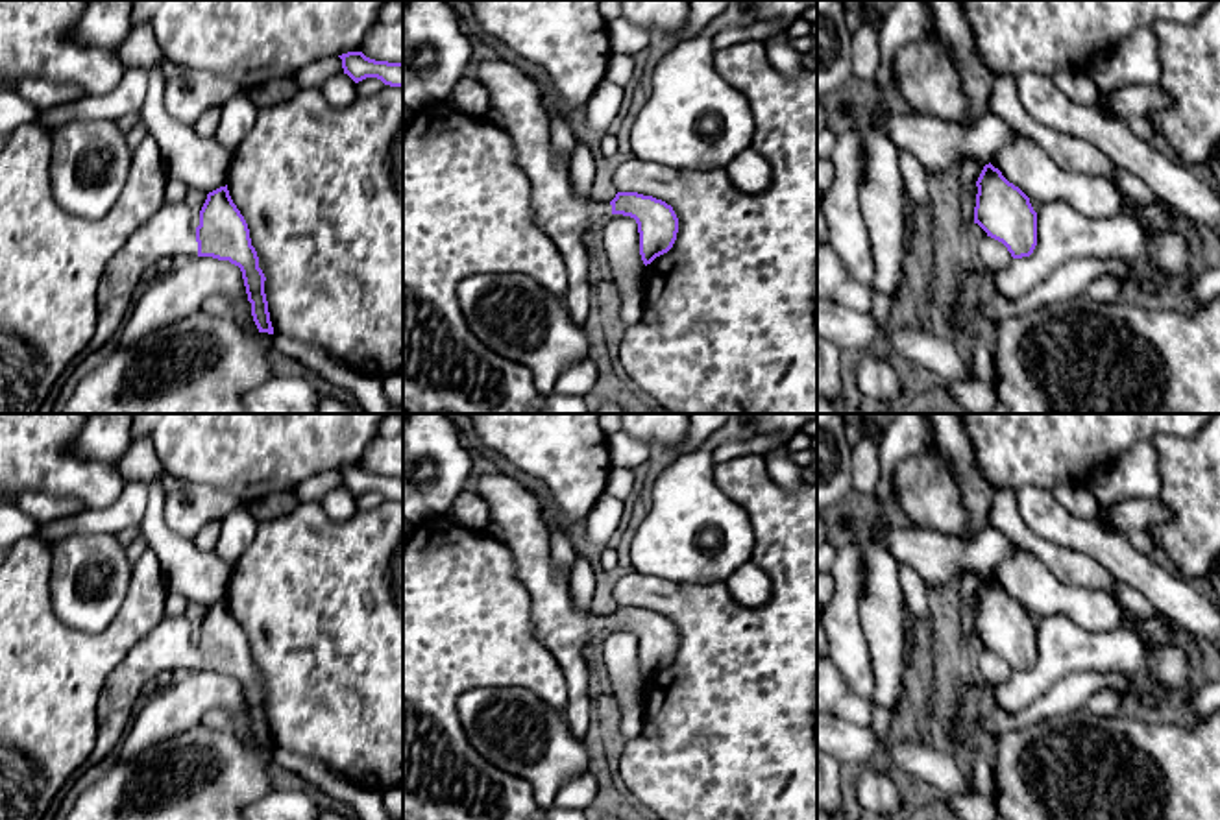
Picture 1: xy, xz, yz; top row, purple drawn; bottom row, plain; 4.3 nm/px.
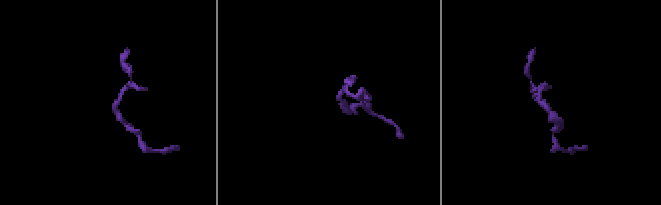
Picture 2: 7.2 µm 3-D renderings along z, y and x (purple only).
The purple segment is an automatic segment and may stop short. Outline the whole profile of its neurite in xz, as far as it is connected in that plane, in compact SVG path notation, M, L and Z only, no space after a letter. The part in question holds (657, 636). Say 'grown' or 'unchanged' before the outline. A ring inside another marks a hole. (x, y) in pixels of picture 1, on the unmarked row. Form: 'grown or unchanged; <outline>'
grown; M501 473L482 475L477 493L488 506L490 523L501 528L501 541L514 554L518 578L531 597L532 632L549 648L566 678L567 726L584 741L593 730L584 646L612 628L634 632L640 669L647 680L673 661L678 632L665 615L638 606L617 606L610 617L579 609L569 593L569 576L553 571L545 504Z

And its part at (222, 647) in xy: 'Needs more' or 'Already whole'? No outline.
Needs more

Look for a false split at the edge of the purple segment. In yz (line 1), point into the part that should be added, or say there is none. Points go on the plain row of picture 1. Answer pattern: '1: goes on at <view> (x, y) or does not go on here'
1: does not go on here

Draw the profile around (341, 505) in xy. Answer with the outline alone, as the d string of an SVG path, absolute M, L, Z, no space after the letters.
M344 486L331 489L320 500L329 519L344 523L359 512L359 499Z

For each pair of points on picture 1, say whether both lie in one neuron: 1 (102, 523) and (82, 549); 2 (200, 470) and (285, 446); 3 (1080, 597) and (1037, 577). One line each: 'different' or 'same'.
1: different
2: same
3: same

